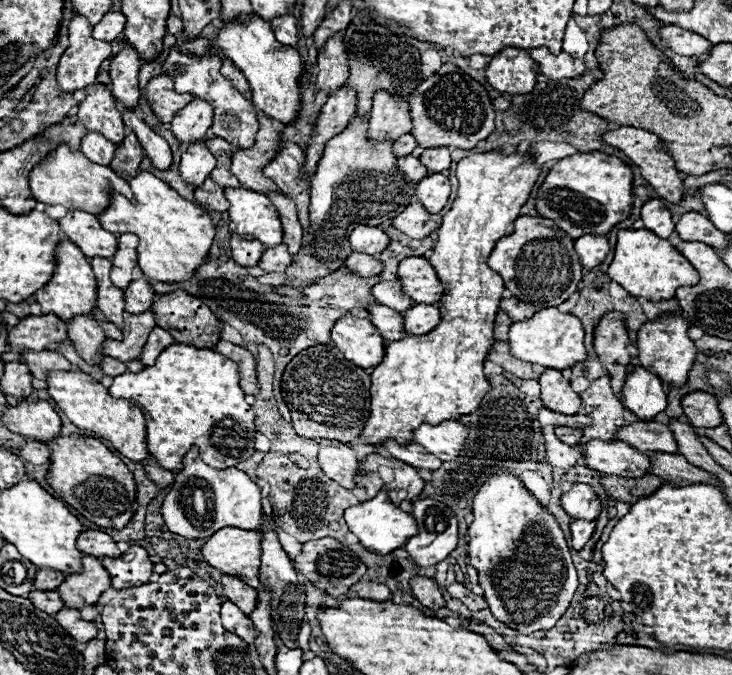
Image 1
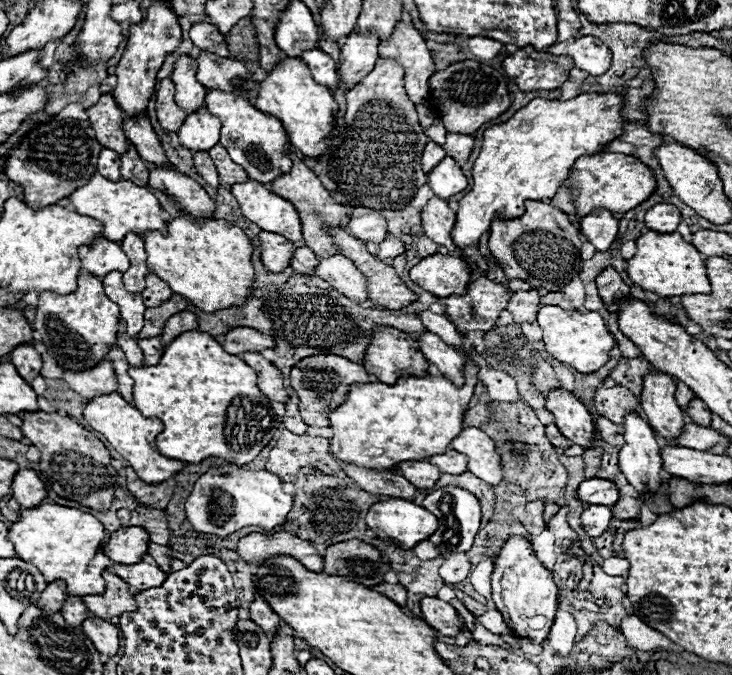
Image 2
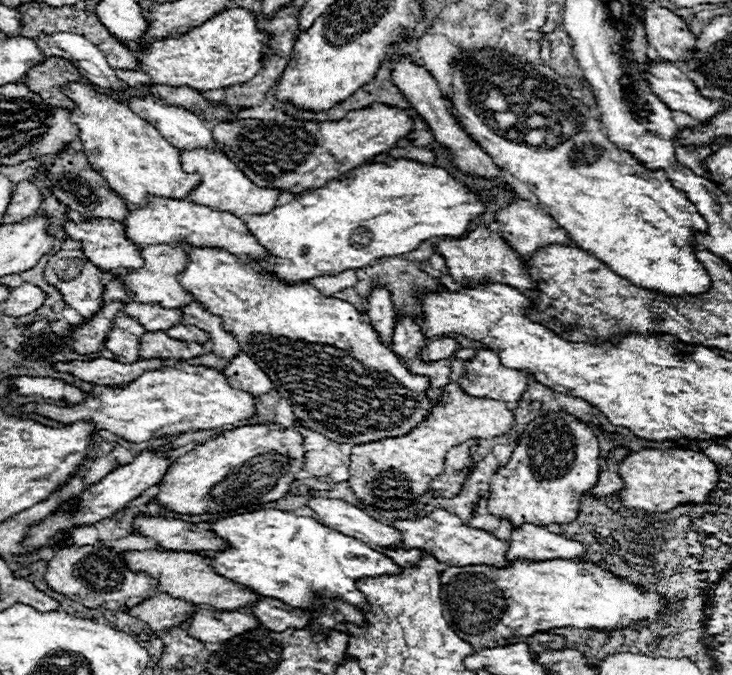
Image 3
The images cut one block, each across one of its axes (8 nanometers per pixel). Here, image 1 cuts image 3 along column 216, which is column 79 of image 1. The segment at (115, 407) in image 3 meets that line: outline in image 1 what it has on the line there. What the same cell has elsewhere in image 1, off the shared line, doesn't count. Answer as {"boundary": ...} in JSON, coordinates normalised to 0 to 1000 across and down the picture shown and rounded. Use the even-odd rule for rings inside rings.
{"boundary":[[[68,551],[66,554],[66,584],[77,593],[93,622],[112,634],[126,637],[142,652],[148,652],[167,676],[180,684],[197,684],[205,679],[199,664],[199,622],[189,601],[175,593],[153,590],[148,575],[142,575],[134,563],[115,551]]]}

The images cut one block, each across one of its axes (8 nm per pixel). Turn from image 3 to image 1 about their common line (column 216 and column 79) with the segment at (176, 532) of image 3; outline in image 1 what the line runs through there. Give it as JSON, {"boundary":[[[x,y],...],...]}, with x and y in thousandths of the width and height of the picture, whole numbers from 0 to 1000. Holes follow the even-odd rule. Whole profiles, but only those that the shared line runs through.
{"boundary":[[[117,785],[109,791],[109,797],[104,800],[104,809],[112,821],[123,821],[123,824],[164,824],[167,818],[158,812],[158,803],[153,800],[153,794],[148,794],[145,788],[137,785]]]}

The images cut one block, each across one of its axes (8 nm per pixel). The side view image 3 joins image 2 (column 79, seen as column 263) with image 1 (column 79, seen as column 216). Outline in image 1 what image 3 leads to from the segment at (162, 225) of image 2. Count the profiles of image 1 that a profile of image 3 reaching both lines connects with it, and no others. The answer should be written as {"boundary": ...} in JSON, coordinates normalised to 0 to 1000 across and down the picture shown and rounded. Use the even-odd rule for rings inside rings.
{"boundary":[[[93,216],[77,219],[66,234],[60,234],[60,240],[55,240],[55,246],[49,246],[41,255],[41,281],[52,299],[60,299],[68,305],[82,302],[96,311],[98,308],[115,311],[115,314],[126,314],[131,320],[148,308],[153,284],[172,290],[178,299],[183,296],[175,270],[164,258],[158,258],[148,246],[137,246],[137,243],[123,240],[109,225],[96,225]]]}

